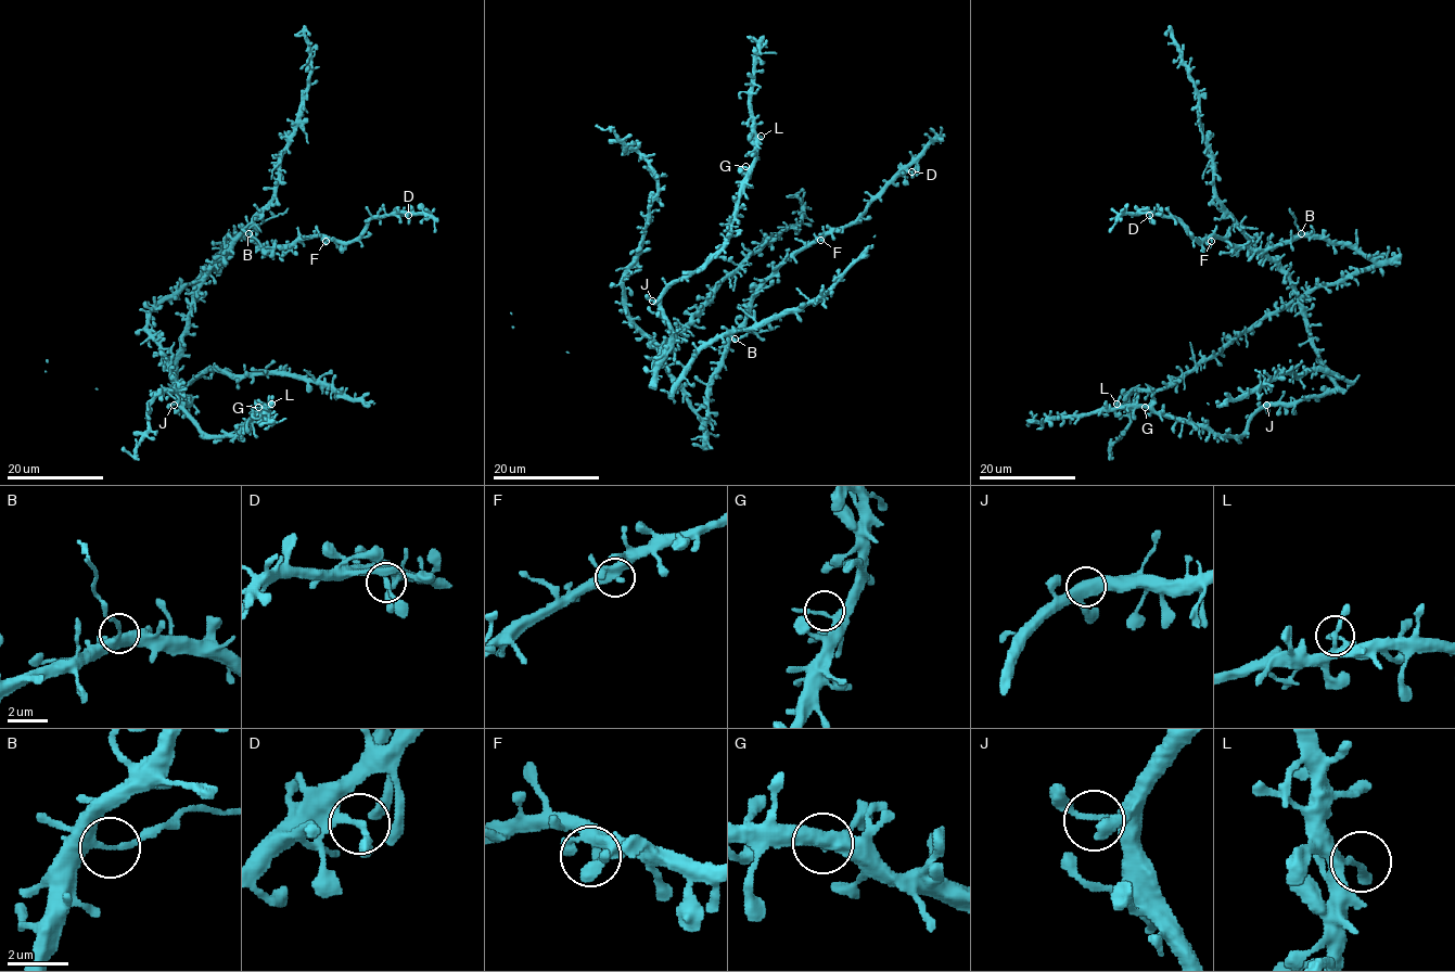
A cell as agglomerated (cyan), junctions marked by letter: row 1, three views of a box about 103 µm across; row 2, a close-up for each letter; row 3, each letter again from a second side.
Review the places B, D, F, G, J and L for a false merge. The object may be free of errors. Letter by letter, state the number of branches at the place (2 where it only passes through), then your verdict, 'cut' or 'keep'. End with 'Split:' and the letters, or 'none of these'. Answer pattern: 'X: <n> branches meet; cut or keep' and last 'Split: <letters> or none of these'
B: 2 branches meet; cut
D: 2 branches meet; keep
F: 2 branches meet; keep
G: 2 branches meet; keep
J: 2 branches meet; keep
L: 2 branches meet; keep
Split: B

